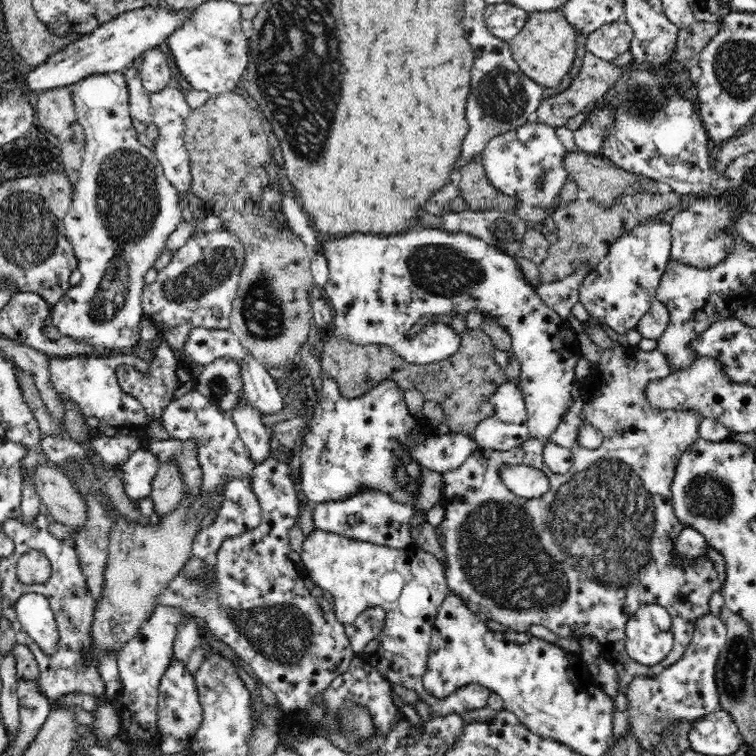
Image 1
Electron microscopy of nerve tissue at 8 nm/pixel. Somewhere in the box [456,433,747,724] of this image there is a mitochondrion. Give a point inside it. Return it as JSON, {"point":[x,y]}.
{"point":[708,497]}

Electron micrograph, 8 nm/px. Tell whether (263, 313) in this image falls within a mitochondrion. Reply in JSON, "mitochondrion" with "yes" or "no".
{"mitochondrion":"yes"}

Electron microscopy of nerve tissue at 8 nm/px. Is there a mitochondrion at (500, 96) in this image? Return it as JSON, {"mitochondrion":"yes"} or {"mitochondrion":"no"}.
{"mitochondrion":"yes"}

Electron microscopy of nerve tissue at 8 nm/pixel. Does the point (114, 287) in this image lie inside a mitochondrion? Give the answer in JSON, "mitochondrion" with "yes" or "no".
{"mitochondrion":"yes"}

